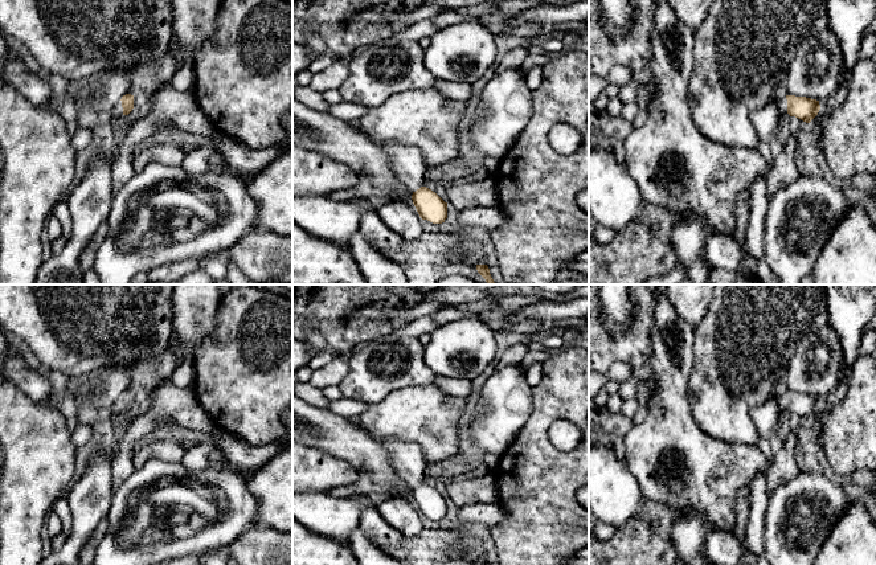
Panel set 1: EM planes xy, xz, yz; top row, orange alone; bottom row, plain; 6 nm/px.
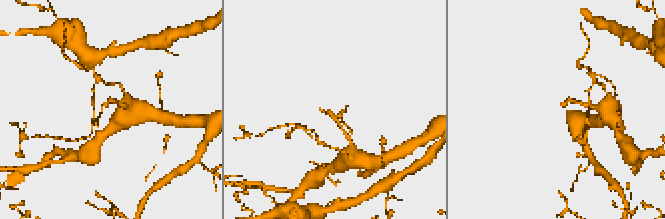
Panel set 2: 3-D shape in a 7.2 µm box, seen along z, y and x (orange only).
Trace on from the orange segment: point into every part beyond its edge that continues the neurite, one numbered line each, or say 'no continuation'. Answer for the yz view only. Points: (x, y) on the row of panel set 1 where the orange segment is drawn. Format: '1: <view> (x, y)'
1: yz (766, 121)

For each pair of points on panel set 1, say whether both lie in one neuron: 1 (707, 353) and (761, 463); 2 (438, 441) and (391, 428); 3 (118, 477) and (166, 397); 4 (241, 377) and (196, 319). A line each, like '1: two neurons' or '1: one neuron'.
1: two neurons
2: one neuron
3: one neuron
4: two neurons

